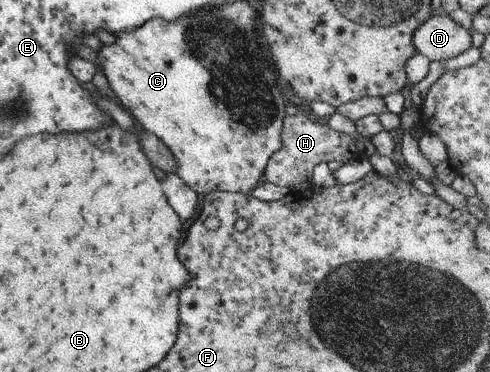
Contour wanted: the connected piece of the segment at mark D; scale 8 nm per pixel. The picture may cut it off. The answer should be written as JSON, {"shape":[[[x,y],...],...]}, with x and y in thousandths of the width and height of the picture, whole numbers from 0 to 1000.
{"shape":[[[882,43],[839,97],[847,140],[871,161],[916,161],[961,124],[957,89],[912,43]]]}

